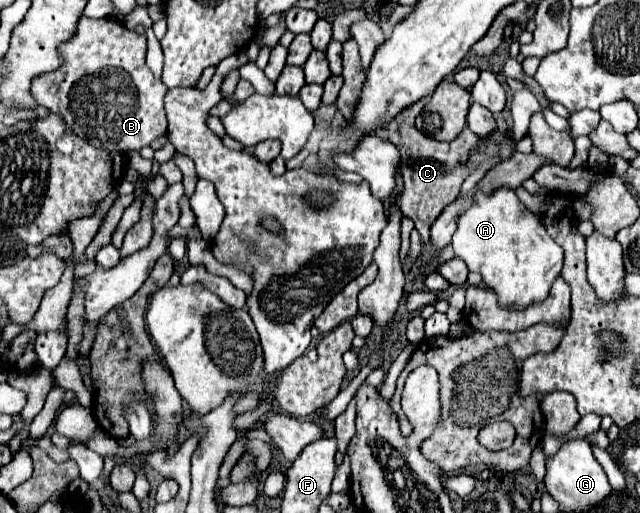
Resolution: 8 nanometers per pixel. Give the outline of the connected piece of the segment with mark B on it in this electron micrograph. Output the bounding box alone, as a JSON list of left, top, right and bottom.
[31,16,169,152]

